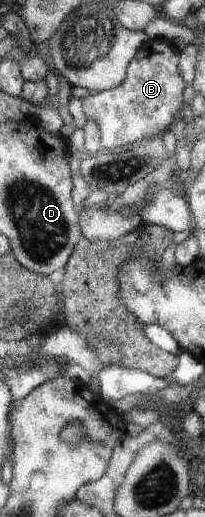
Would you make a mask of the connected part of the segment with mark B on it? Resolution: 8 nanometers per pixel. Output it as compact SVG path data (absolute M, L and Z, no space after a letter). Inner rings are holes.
M150 40L140 48L140 53L132 60L127 70L127 78L121 86L108 91L85 97L82 100L82 110L87 120L93 120L101 128L103 149L106 152L118 152L134 147L139 141L151 138L155 134L165 132L173 120L179 116L183 108L183 92L187 84L179 74L180 51L170 41Z

